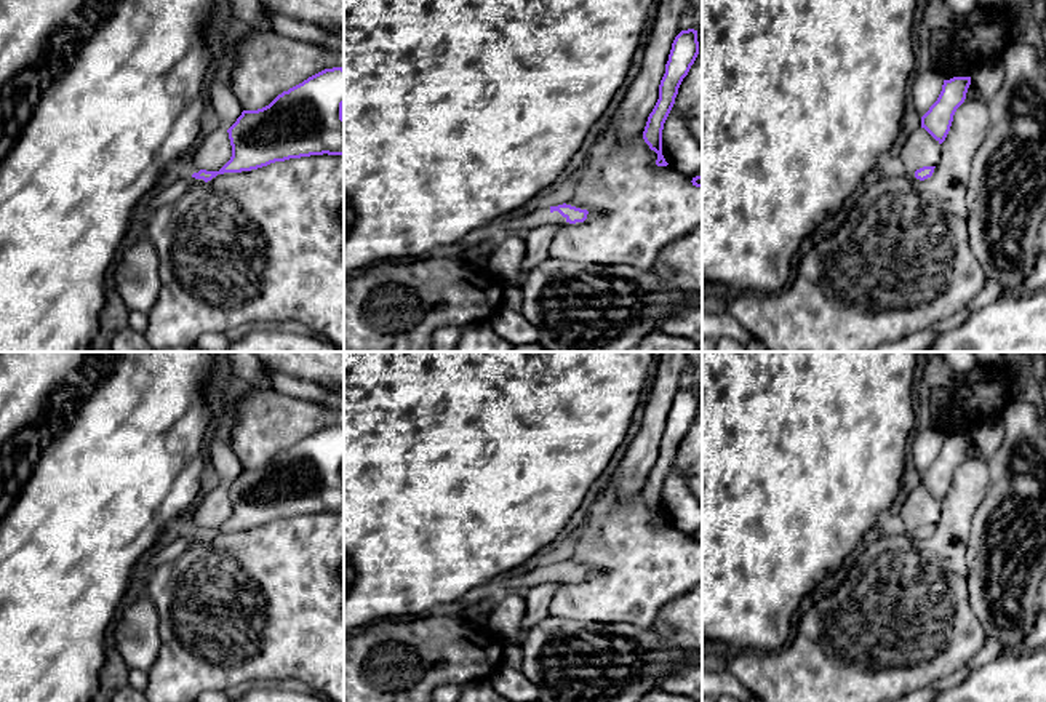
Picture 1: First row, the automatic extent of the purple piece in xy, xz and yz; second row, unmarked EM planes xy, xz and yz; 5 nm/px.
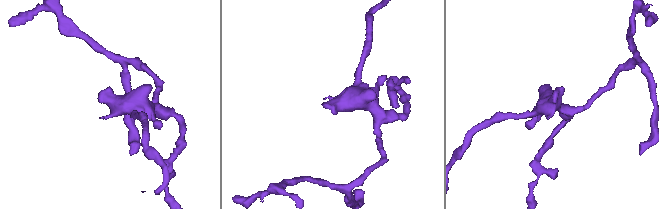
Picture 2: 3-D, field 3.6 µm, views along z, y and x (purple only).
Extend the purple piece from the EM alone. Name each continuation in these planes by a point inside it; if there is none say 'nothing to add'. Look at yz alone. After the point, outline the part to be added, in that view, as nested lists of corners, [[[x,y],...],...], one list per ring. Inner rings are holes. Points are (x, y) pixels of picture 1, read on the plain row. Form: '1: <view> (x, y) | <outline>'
nothing to add

